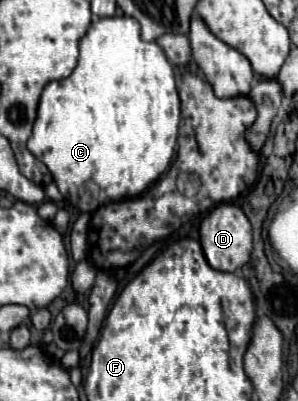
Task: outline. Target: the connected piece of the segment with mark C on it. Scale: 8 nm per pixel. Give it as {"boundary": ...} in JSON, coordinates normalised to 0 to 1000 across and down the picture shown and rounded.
{"boundary":[[[440,40],[326,45],[265,100],[265,155],[245,185],[151,214],[91,369],[171,424],[205,484],[272,524],[272,514],[312,499],[292,489],[292,464],[312,459],[332,464],[332,489],[366,499],[446,494],[493,474],[574,409],[601,299],[607,269],[587,185],[534,110],[480,105],[473,65]]]}

